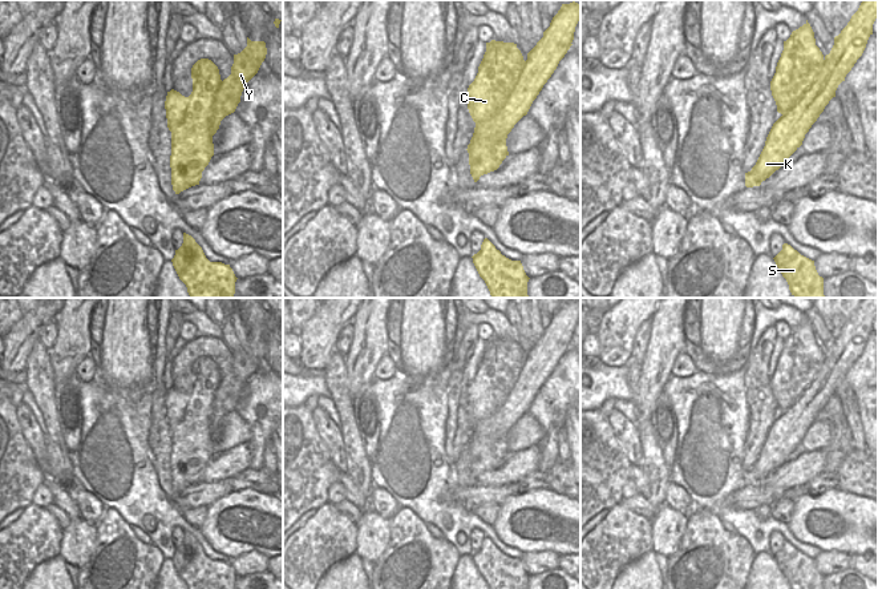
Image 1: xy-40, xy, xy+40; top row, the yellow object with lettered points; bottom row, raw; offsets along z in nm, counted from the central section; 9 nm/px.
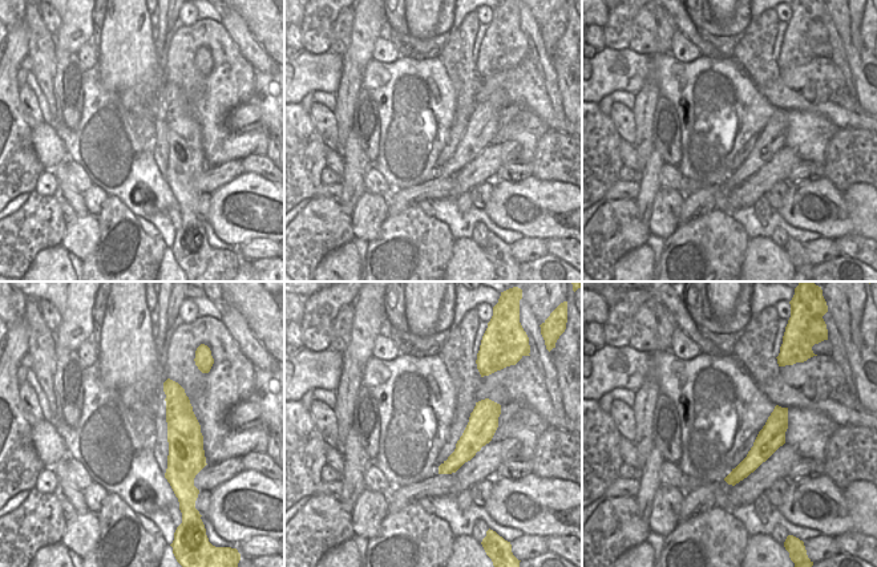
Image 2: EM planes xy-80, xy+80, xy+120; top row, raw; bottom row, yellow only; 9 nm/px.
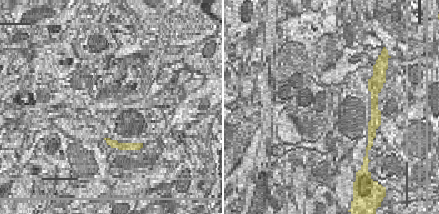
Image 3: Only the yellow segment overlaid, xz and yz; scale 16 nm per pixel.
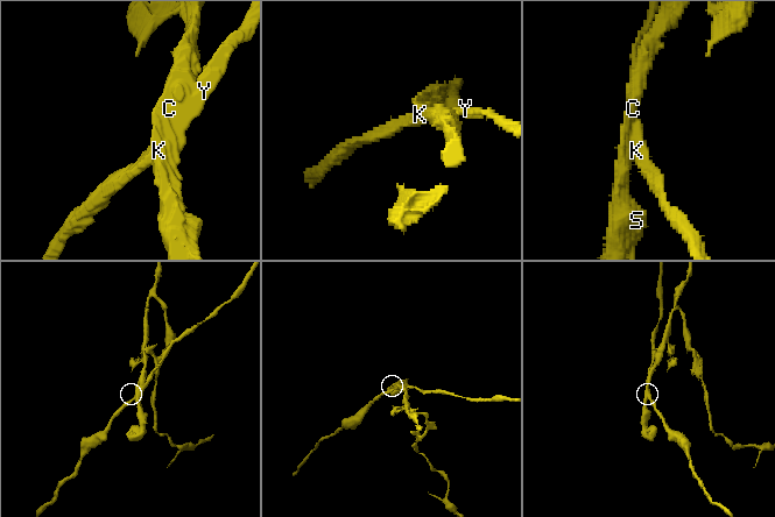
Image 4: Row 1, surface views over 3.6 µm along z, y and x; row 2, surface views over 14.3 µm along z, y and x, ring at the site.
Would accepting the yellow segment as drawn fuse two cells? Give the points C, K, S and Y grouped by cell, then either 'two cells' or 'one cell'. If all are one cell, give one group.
groups C S / K Y; two cells

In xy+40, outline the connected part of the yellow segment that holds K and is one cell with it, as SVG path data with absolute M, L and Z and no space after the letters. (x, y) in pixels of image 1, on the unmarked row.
M862 298L847 323L834 335L834 343L825 354L824 367L812 386L790 410L773 421L756 463L745 471L746 485L760 484L789 459L797 448L792 437L796 420L801 416L817 419L829 399L835 395L838 383L862 354L877 315L878 298Z

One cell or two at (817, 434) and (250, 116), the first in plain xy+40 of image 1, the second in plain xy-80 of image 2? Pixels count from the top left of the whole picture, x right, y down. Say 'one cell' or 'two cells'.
one cell

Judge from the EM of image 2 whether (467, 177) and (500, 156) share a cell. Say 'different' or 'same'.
same

